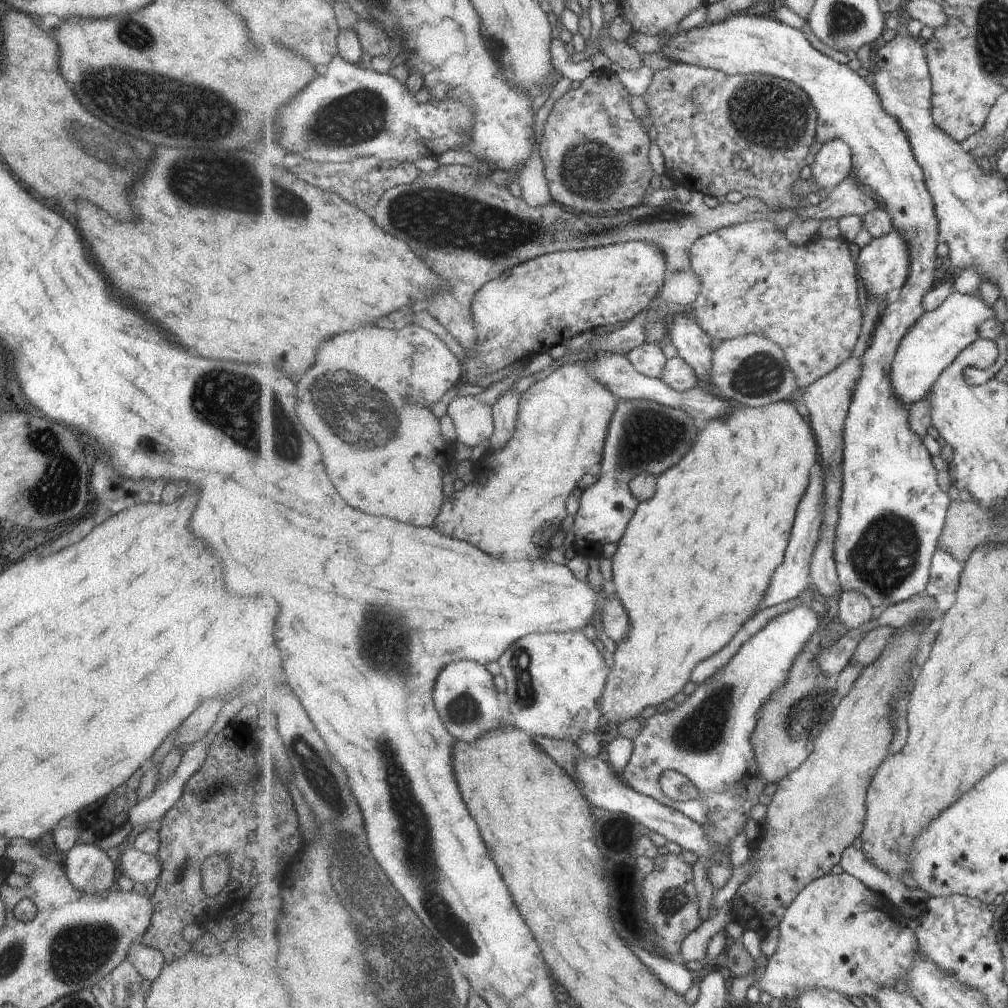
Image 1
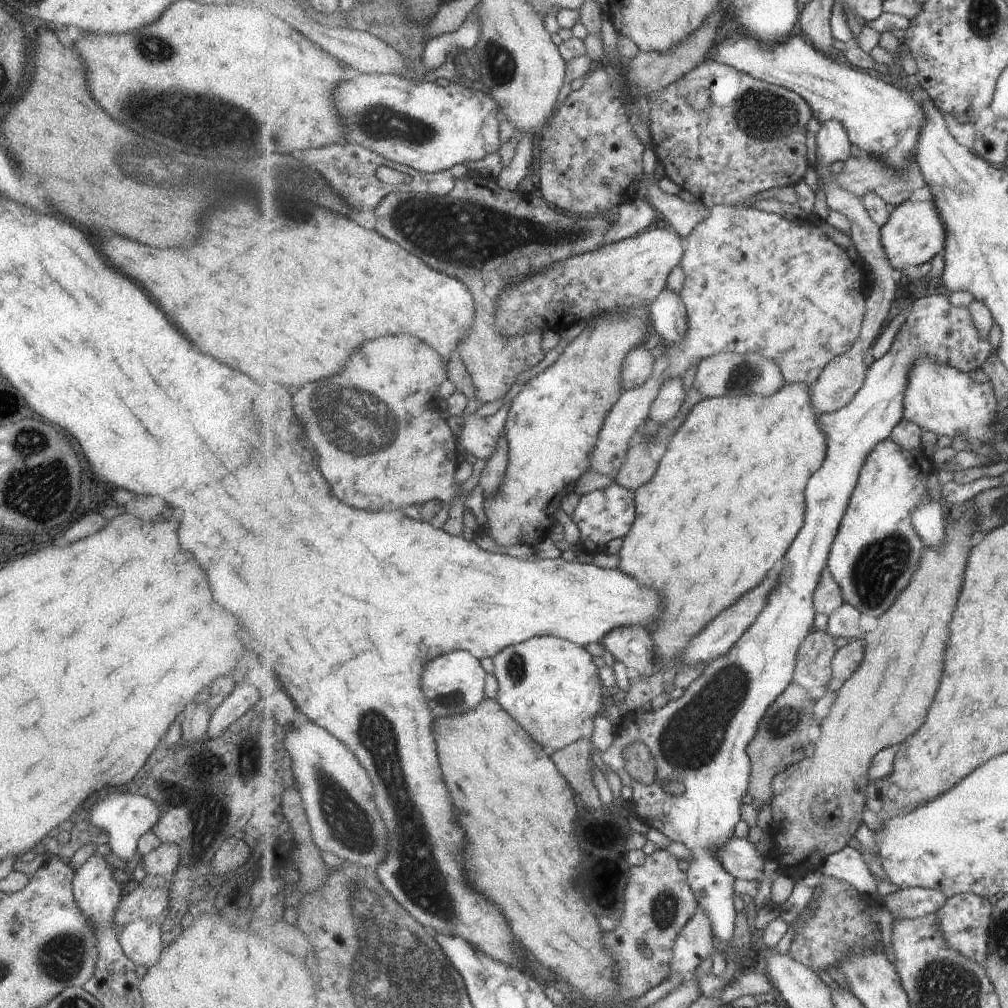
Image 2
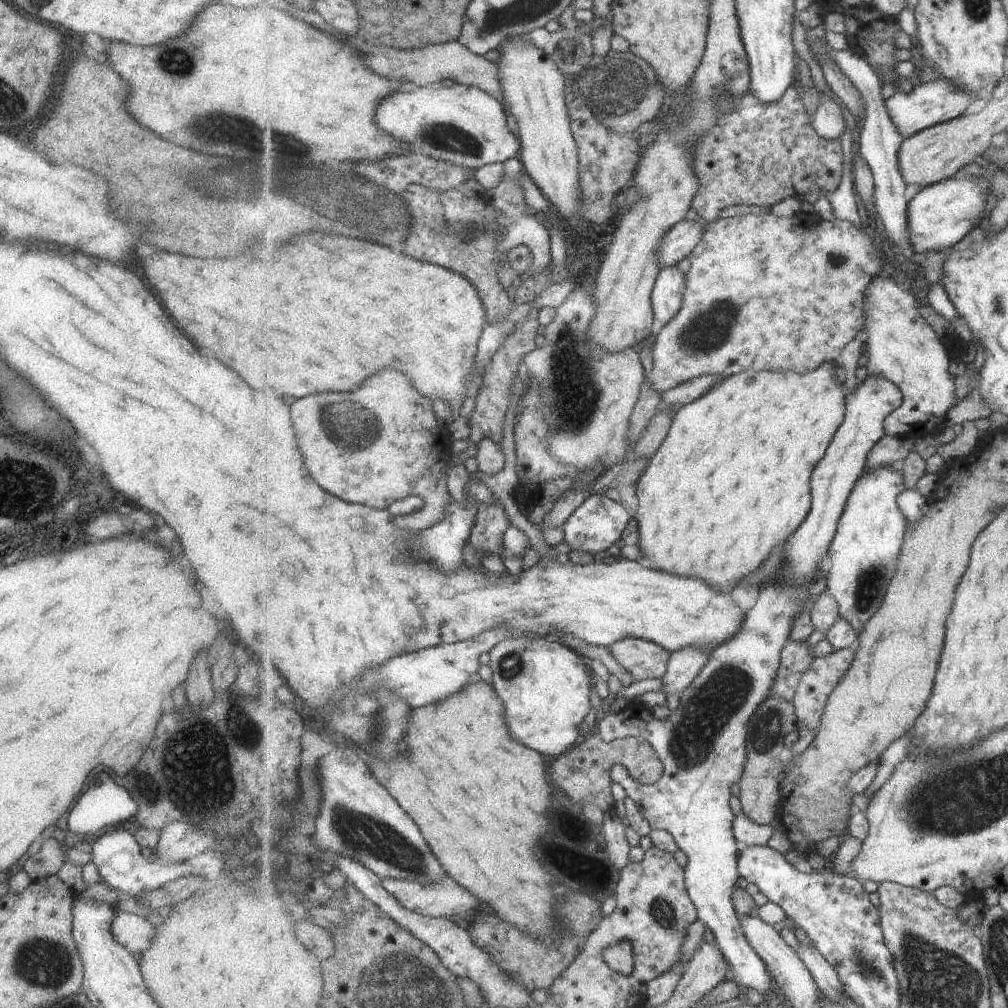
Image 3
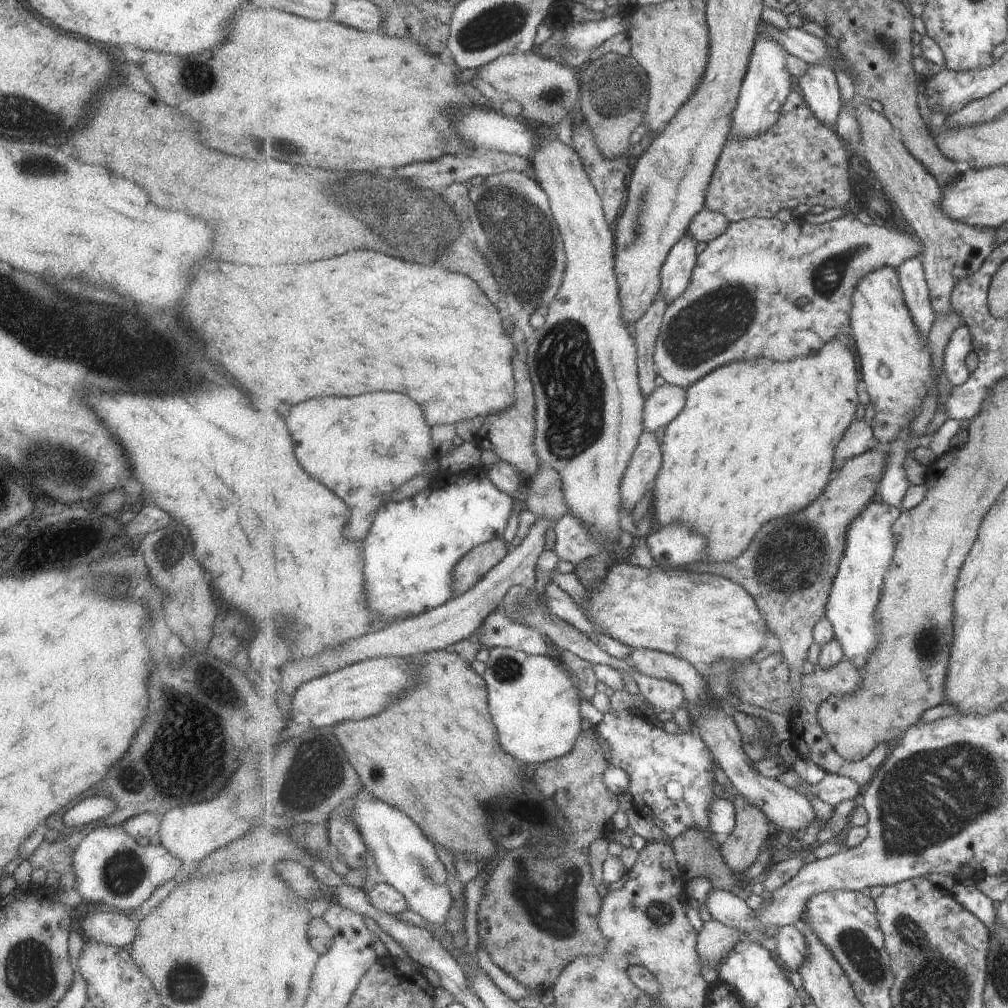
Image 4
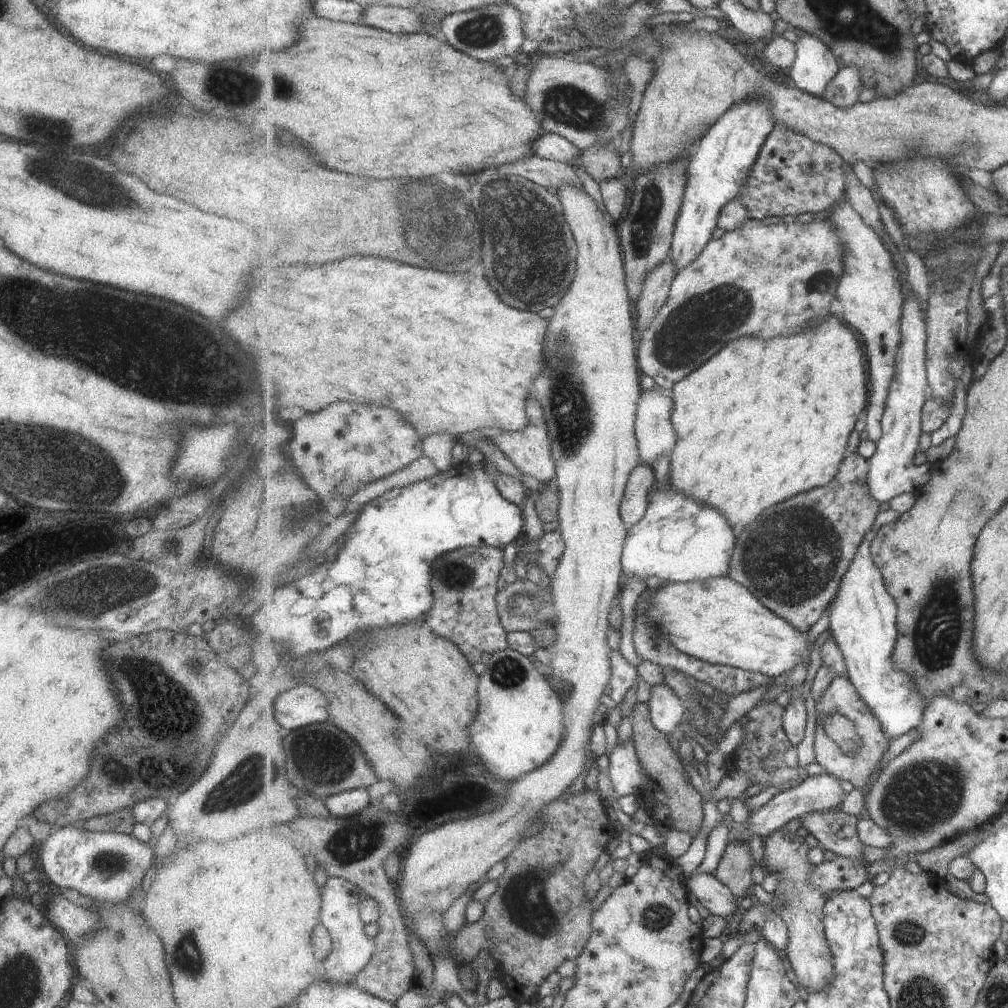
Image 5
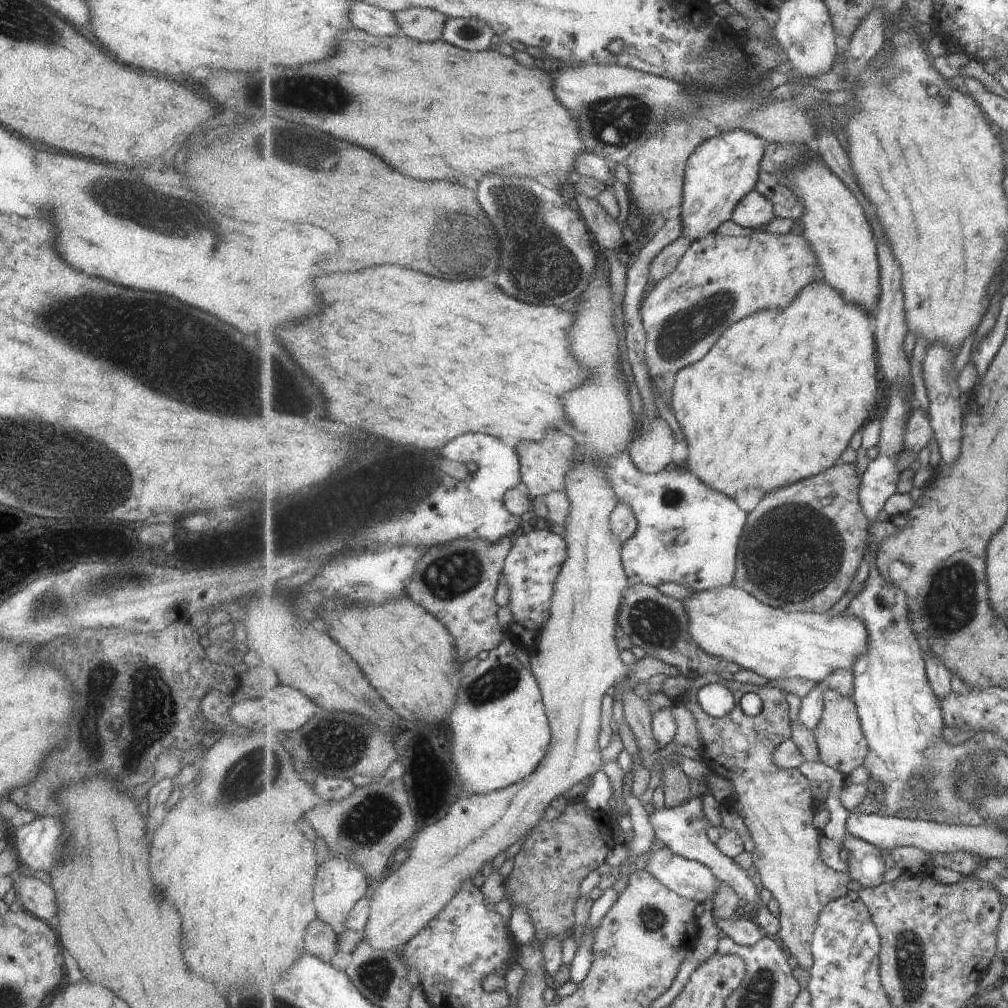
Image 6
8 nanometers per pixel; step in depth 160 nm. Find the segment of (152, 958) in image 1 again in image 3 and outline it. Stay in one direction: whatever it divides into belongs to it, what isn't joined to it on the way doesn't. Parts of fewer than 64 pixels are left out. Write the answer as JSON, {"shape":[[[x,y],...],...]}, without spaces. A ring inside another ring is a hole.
{"shape":[[[117,912],[112,918],[110,933],[113,940],[131,954],[142,953],[151,946],[156,926],[149,923],[143,916]]]}

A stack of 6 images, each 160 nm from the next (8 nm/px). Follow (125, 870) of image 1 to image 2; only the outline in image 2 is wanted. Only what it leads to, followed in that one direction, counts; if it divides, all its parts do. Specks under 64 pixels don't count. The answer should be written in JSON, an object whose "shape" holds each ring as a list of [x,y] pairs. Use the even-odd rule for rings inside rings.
{"shape":[[[160,843],[157,848],[144,854],[140,858],[140,864],[145,874],[162,877],[170,877],[176,869],[180,858],[180,848],[173,843]]]}

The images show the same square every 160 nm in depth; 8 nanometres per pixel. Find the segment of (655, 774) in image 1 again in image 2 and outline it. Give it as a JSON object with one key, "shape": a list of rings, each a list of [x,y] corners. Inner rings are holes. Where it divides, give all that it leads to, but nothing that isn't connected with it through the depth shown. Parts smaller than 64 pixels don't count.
{"shape":[[[943,294],[936,295],[927,295],[926,297],[921,297],[920,299],[915,300],[913,304],[913,309],[910,312],[907,320],[901,326],[899,331],[895,335],[894,342],[891,345],[891,348],[883,355],[880,359],[875,360],[867,371],[867,376],[864,382],[864,385],[861,387],[861,390],[857,393],[857,396],[851,401],[851,404],[848,404],[845,408],[838,410],[834,413],[827,413],[825,416],[823,414],[817,417],[817,424],[819,428],[822,428],[822,431],[825,433],[828,446],[828,454],[825,457],[825,462],[822,467],[812,476],[812,480],[808,482],[808,488],[806,490],[806,517],[803,528],[801,532],[797,535],[795,541],[793,541],[792,548],[788,550],[788,554],[783,560],[783,568],[779,572],[778,586],[775,589],[775,592],[771,593],[769,597],[769,602],[767,608],[756,618],[756,621],[753,623],[753,626],[748,628],[748,631],[741,636],[741,638],[723,655],[719,658],[711,660],[703,674],[699,676],[695,681],[693,681],[684,693],[678,699],[670,699],[668,703],[658,709],[649,710],[644,713],[636,714],[627,714],[625,715],[618,728],[616,730],[616,735],[614,736],[613,746],[605,753],[601,755],[601,760],[604,760],[605,764],[609,765],[617,774],[621,780],[621,784],[630,786],[633,790],[633,795],[631,800],[636,804],[636,809],[638,810],[639,819],[647,824],[649,827],[653,827],[661,833],[665,834],[671,841],[681,841],[685,843],[694,854],[694,860],[691,862],[690,867],[687,872],[689,873],[689,882],[700,902],[700,906],[706,910],[708,917],[710,918],[714,934],[717,936],[719,941],[725,942],[729,946],[732,946],[734,941],[734,932],[736,931],[736,916],[735,906],[733,906],[733,884],[737,882],[736,878],[729,874],[724,866],[721,866],[719,859],[716,857],[716,852],[724,846],[724,844],[730,840],[731,837],[736,836],[736,826],[738,822],[741,821],[741,806],[743,806],[743,798],[745,794],[749,793],[750,787],[750,777],[752,776],[752,759],[748,755],[748,746],[749,743],[756,737],[757,731],[760,728],[761,721],[764,720],[765,714],[768,713],[768,710],[772,708],[772,704],[776,701],[776,698],[779,698],[781,694],[788,689],[788,686],[794,681],[794,674],[796,672],[796,666],[798,665],[798,657],[800,656],[801,645],[804,644],[806,639],[809,636],[815,627],[815,616],[817,616],[817,609],[815,604],[816,590],[818,587],[818,582],[821,580],[824,570],[828,566],[828,560],[831,554],[831,549],[833,543],[836,541],[836,536],[838,530],[840,529],[845,511],[850,505],[850,500],[852,497],[852,492],[856,489],[857,483],[859,482],[860,472],[865,464],[865,461],[868,460],[869,454],[872,453],[872,450],[879,444],[881,441],[887,440],[893,432],[893,429],[904,420],[904,408],[905,408],[905,397],[908,392],[909,377],[912,374],[912,369],[920,361],[941,361],[956,369],[963,370],[964,373],[973,372],[973,370],[979,370],[993,354],[997,355],[997,350],[993,350],[991,342],[988,339],[981,338],[979,330],[975,328],[975,322],[973,322],[973,316],[969,313],[969,308],[965,307],[956,307],[949,302],[949,297]],[[636,742],[642,742],[646,744],[653,753],[657,763],[657,778],[655,782],[651,784],[645,784],[634,780],[629,776],[629,772],[625,770],[625,760],[621,752],[625,750],[625,747],[634,745]],[[669,779],[680,780],[680,783],[684,786],[684,789],[679,793],[668,793],[664,789],[664,782]]]}

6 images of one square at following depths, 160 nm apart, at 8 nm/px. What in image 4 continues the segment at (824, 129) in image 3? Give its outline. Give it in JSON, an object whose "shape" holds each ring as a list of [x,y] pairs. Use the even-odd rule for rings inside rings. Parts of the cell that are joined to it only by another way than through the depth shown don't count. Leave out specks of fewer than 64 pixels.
{"shape":[[[825,64],[810,65],[809,72],[799,79],[798,84],[815,118],[835,129],[842,111],[835,71]]]}

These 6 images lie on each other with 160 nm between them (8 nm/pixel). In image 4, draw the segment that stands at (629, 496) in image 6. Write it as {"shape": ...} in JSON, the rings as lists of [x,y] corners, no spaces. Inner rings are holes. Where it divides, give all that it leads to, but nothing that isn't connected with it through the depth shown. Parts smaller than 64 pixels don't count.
{"shape":[[[673,523],[652,531],[646,544],[650,557],[659,561],[659,568],[675,569],[693,562],[703,562],[702,558],[706,555],[706,538],[688,526]]]}

